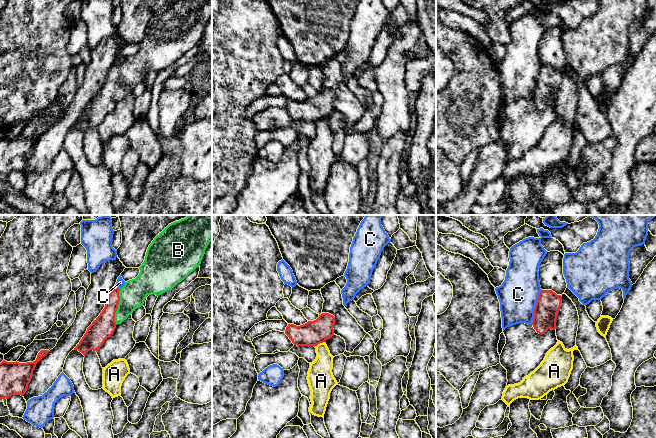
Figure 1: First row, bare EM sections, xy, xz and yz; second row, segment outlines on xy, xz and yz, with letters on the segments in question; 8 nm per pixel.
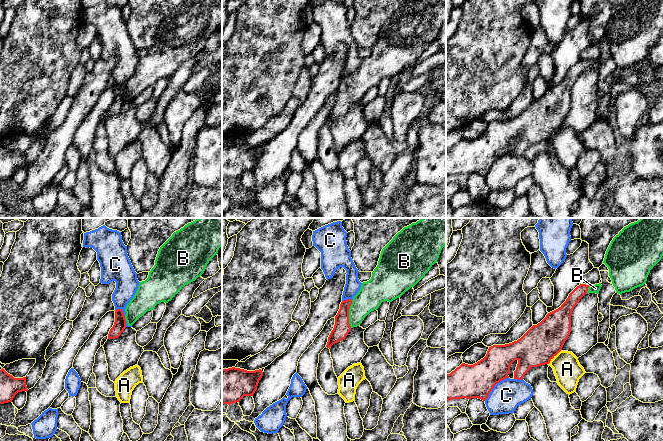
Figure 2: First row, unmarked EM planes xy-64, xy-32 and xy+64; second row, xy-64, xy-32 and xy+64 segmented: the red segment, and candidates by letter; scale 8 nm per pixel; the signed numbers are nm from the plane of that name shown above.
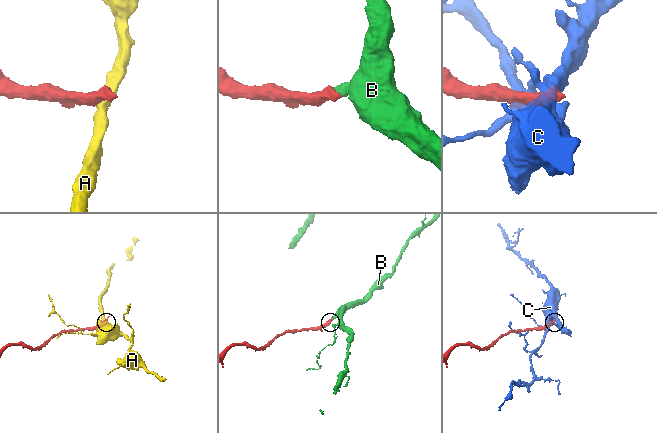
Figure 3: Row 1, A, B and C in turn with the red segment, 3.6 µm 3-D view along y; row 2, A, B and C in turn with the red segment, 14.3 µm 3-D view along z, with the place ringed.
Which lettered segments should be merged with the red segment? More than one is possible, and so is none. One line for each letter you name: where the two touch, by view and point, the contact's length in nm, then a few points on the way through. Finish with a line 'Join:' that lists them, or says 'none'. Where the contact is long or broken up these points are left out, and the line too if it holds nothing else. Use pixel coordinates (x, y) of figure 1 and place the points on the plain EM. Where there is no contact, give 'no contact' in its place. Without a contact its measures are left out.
B: meets red in xy at (117, 83); contact 280 nm long; runs through xy (103, 103), (117, 83), (132, 71)
Join: B

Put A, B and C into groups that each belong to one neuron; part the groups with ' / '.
A / B / C

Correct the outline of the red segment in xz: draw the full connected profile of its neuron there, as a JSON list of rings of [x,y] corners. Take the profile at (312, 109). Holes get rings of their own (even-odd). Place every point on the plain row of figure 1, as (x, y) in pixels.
[[[322,89],[314,97],[296,102],[288,100],[285,110],[294,121],[317,122],[334,111],[335,93],[329,89]]]

